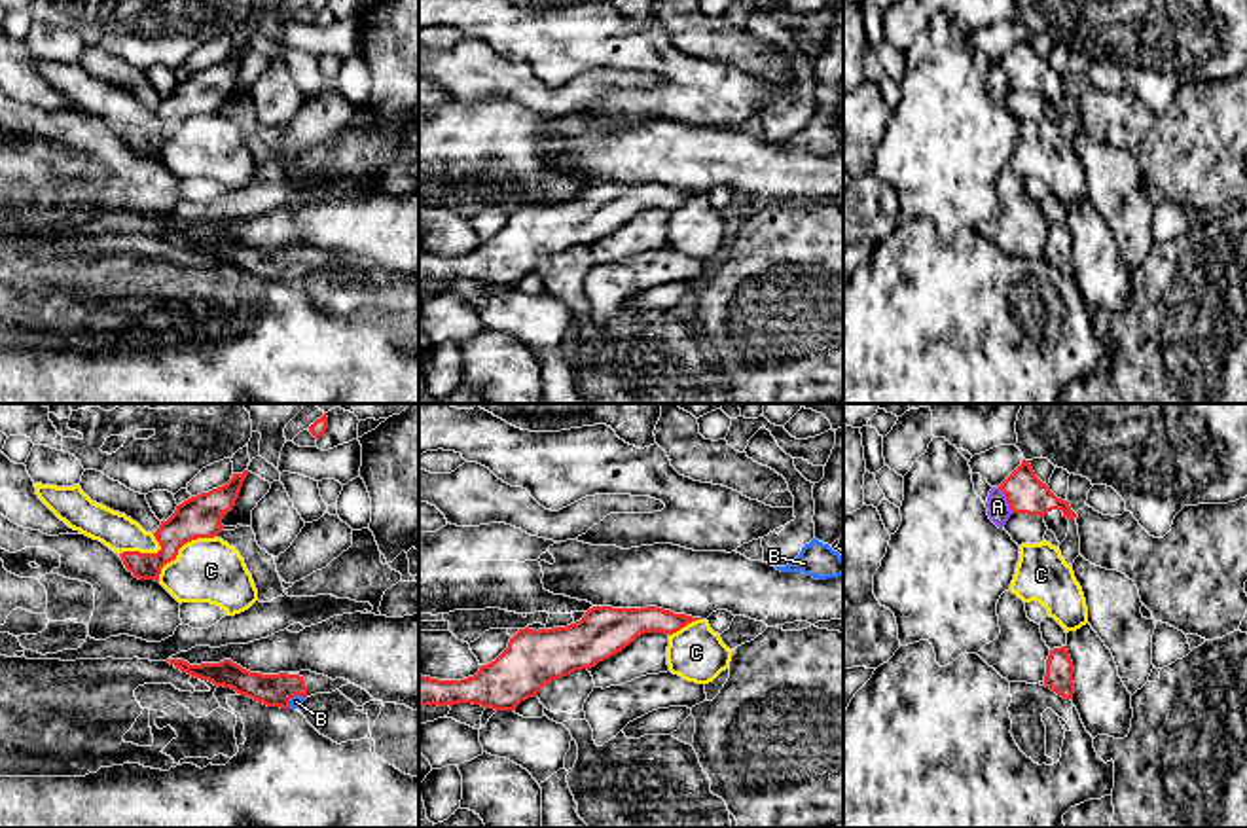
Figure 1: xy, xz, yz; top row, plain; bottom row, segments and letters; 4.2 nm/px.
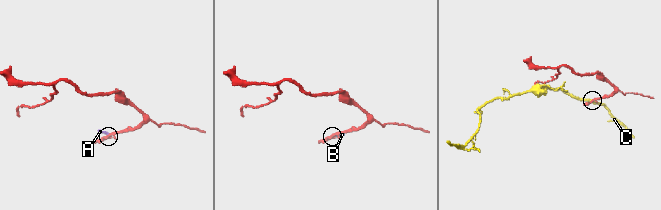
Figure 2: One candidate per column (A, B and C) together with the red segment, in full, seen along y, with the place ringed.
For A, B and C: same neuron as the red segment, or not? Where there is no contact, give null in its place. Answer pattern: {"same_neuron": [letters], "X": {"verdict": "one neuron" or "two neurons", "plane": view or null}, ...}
{"same_neuron": ["B"], "A": {"verdict": "two neurons", "plane": "yz"}, "B": {"verdict": "one neuron", "plane": "xy"}, "C": {"verdict": "two neurons", "plane": "xy"}}

